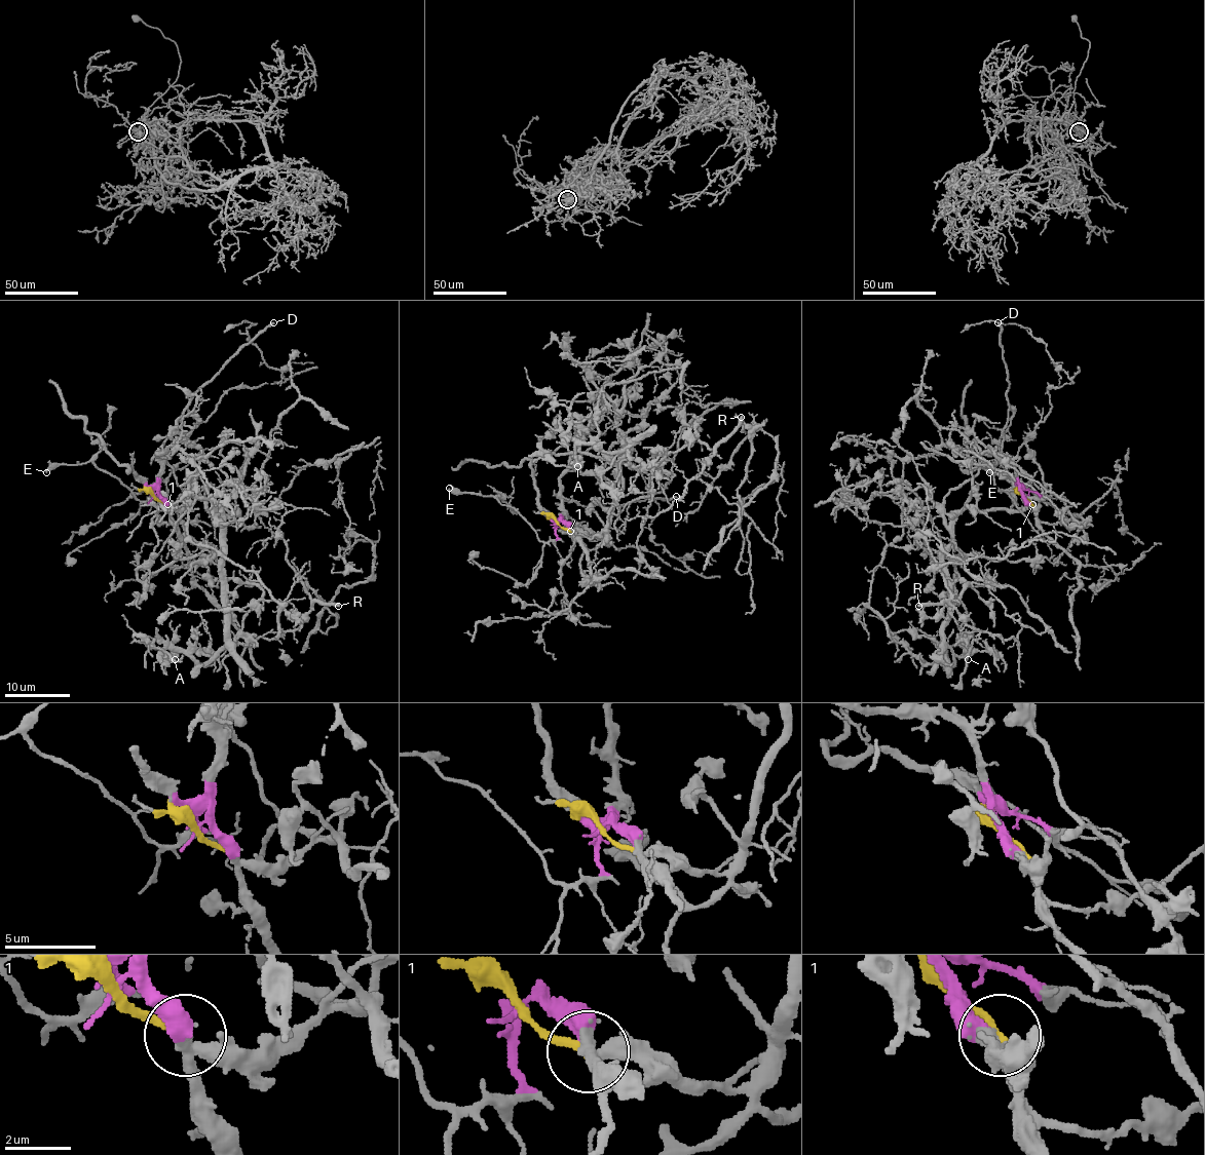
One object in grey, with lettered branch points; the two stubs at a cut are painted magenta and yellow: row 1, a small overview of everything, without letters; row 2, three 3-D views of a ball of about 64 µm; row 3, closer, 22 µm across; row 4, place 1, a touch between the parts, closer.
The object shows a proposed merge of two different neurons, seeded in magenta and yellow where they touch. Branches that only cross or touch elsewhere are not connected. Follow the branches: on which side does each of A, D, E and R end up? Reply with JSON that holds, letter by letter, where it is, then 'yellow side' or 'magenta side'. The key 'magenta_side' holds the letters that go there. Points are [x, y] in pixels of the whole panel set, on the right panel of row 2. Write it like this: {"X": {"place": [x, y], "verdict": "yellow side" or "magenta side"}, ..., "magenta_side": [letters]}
{"A": {"place": [968, 659], "verdict": "yellow side"}, "D": {"place": [998, 322], "verdict": "magenta side"}, "E": {"place": [989, 472], "verdict": "magenta side"}, "R": {"place": [918, 606], "verdict": "yellow side"}, "magenta_side": ["D", "E"]}

